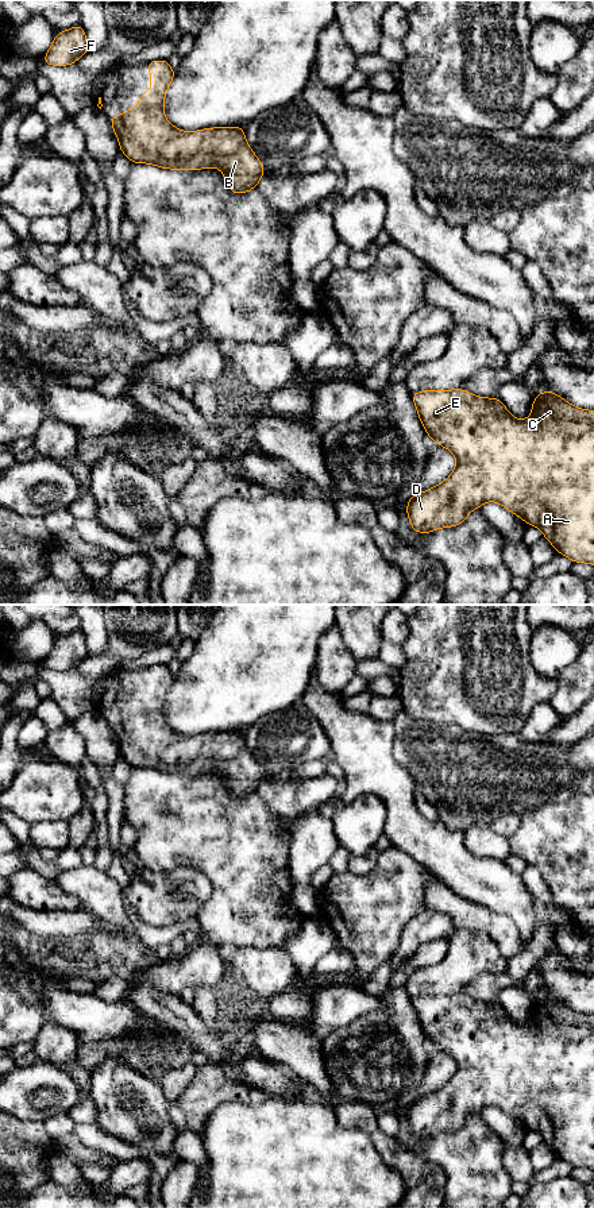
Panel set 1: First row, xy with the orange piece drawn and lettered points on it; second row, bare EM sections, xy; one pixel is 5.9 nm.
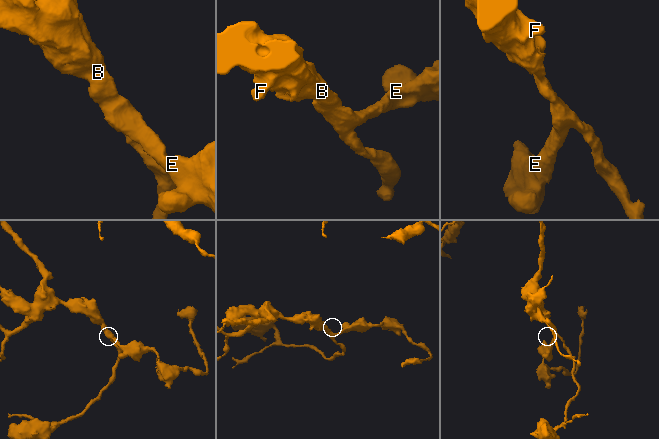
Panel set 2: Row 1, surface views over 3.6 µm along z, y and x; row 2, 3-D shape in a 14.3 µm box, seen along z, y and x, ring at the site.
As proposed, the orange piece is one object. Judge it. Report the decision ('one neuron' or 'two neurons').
one neuron

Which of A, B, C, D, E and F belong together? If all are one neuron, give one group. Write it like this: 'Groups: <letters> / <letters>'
Groups: A B C D E F

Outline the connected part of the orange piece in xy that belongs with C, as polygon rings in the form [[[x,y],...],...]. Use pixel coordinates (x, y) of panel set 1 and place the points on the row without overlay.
[[[464,993],[416,996],[412,997],[412,1004],[416,1010],[418,1023],[429,1043],[436,1049],[450,1054],[456,1062],[456,1072],[443,1088],[408,1103],[406,1119],[414,1136],[431,1138],[440,1132],[458,1131],[466,1126],[467,1119],[471,1115],[481,1114],[481,1111],[487,1105],[494,1105],[513,1119],[521,1122],[526,1130],[540,1132],[543,1135],[544,1143],[555,1151],[558,1158],[567,1161],[574,1168],[589,1168],[594,1170],[594,1015],[579,1014],[551,995],[536,999],[529,1015],[529,1018],[535,1019],[536,1022],[532,1023],[528,1020],[521,1026],[516,1024],[508,1016],[498,1001],[483,1003],[471,999]]]

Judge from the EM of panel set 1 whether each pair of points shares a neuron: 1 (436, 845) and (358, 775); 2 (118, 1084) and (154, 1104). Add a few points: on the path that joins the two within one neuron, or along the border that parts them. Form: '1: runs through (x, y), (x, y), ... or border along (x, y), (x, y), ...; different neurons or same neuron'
1: runs through (416, 825), (378, 784); same neuron
2: runs through (127, 1093), (139, 1104), (145, 1104); same neuron

